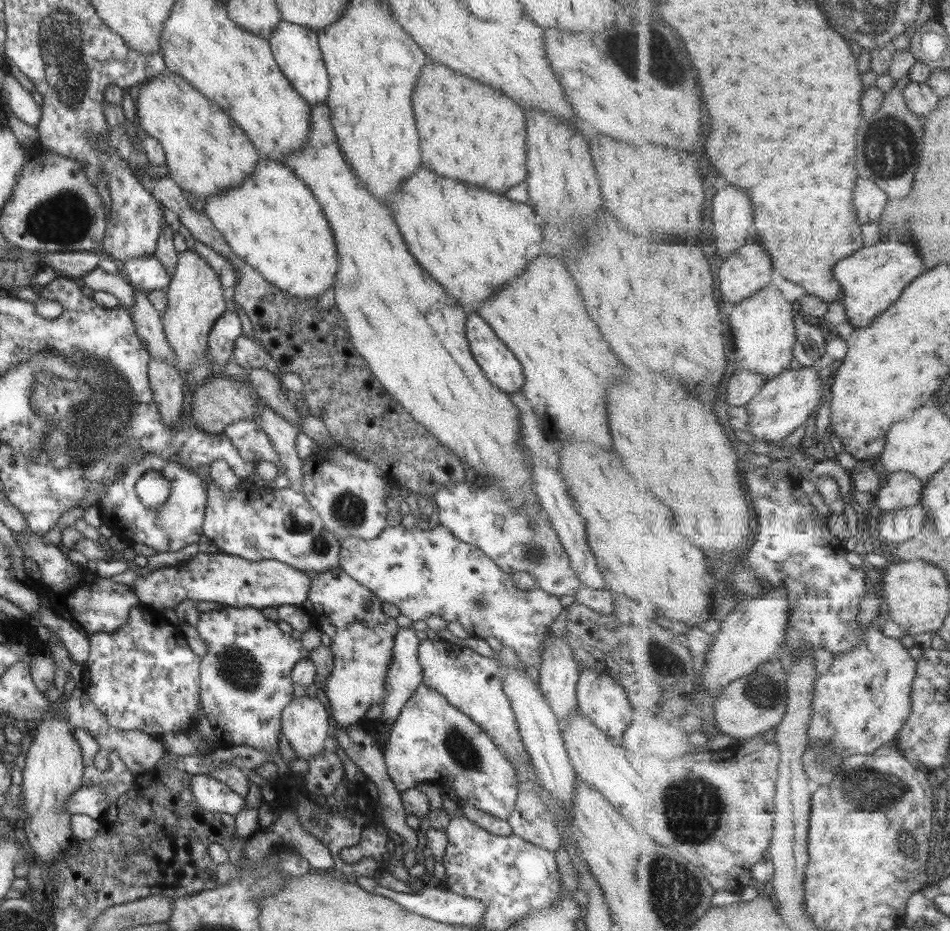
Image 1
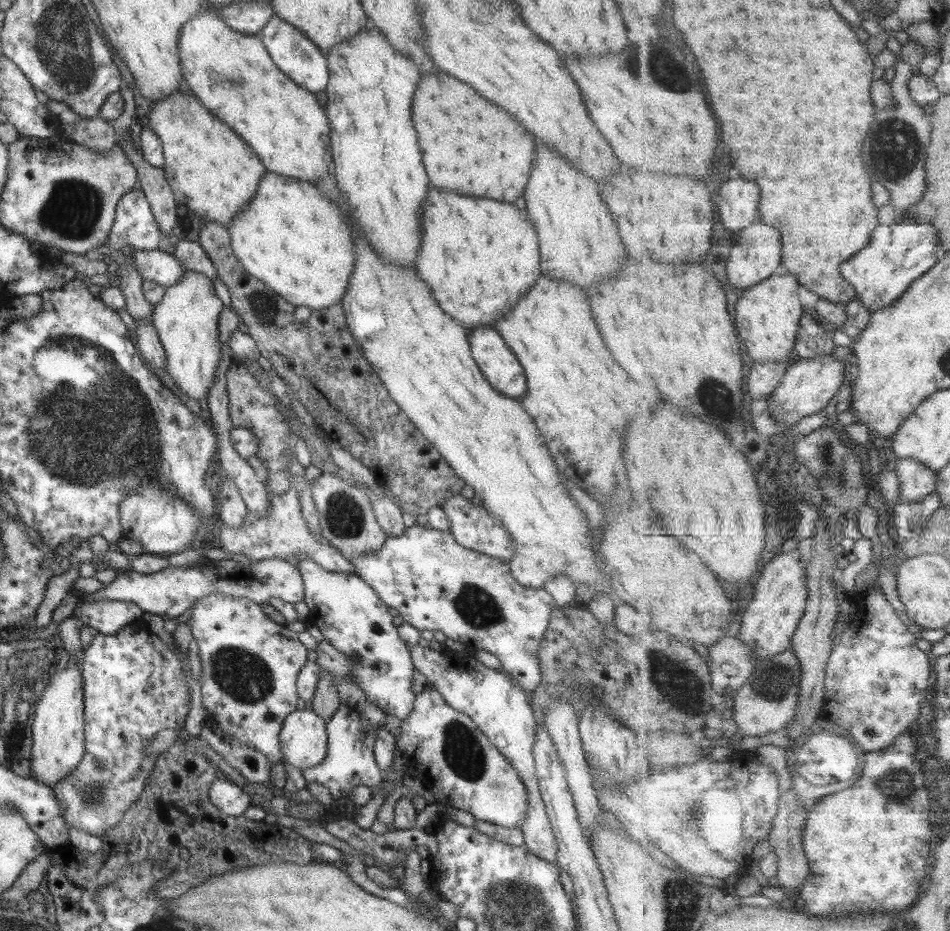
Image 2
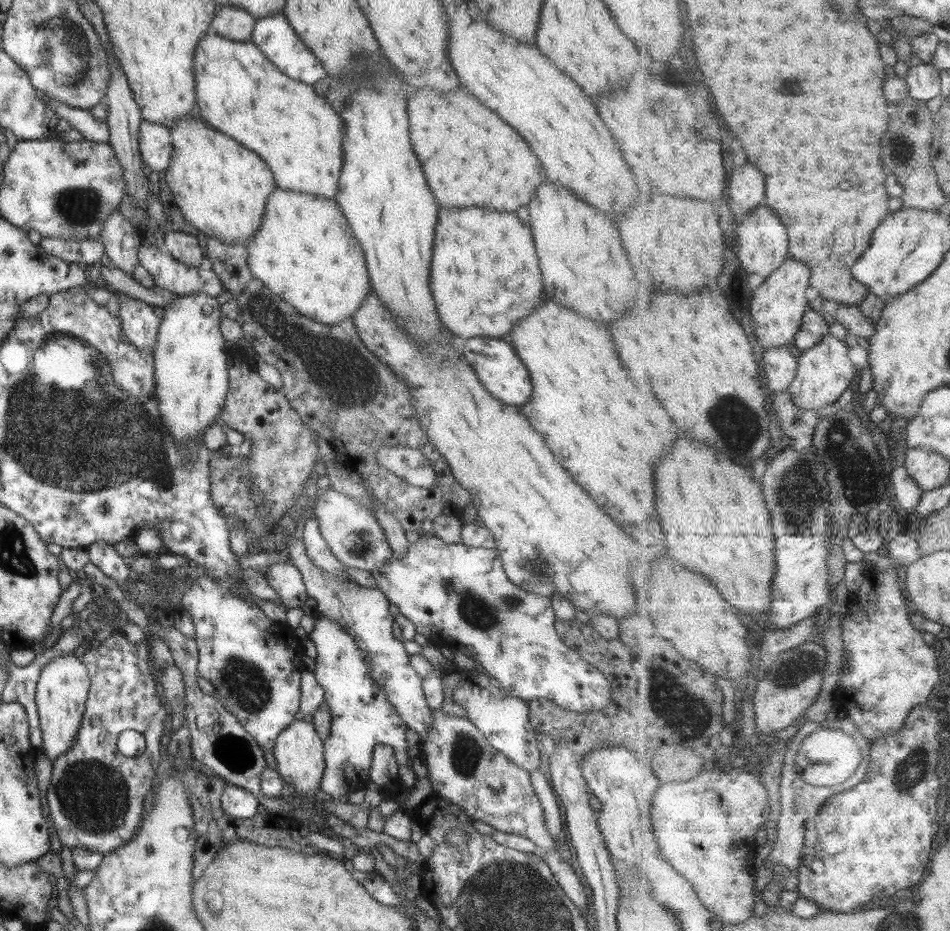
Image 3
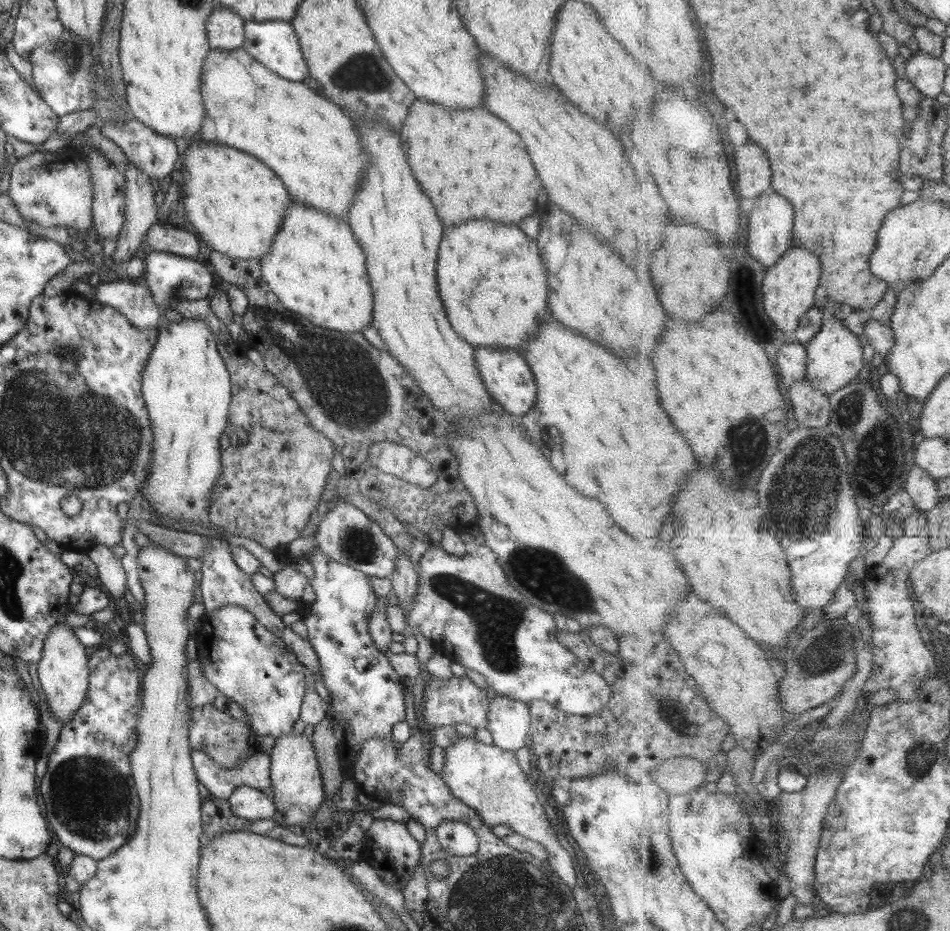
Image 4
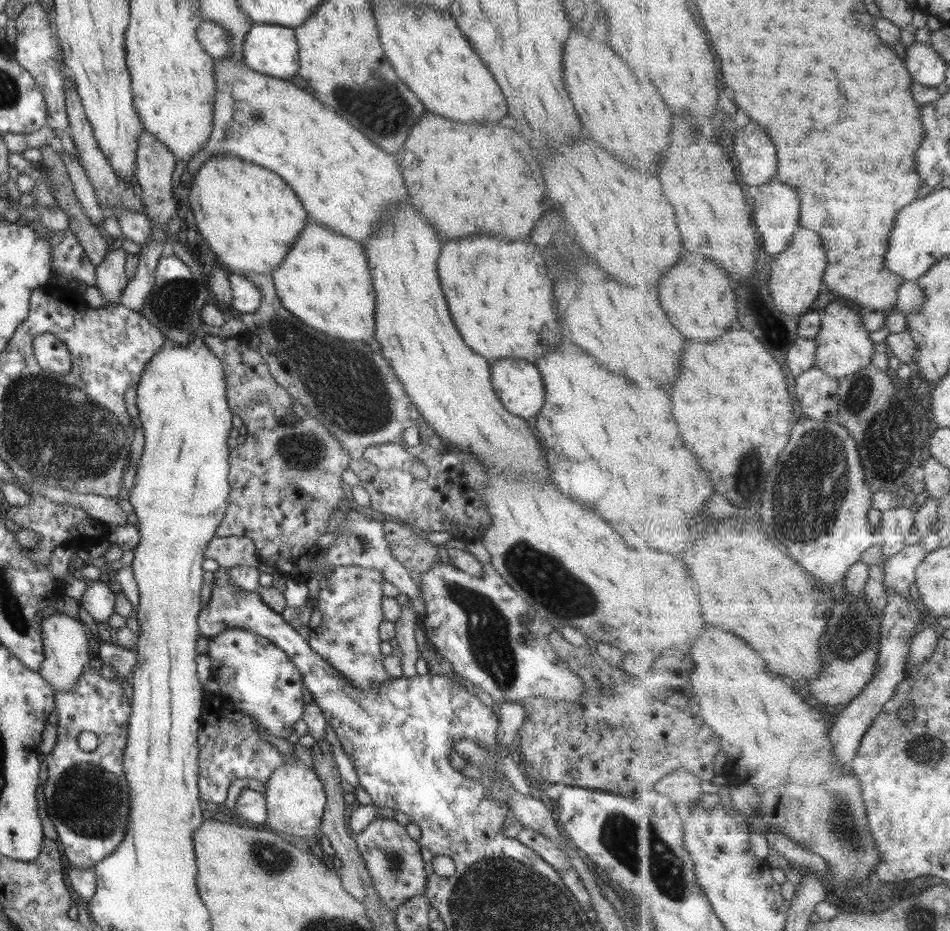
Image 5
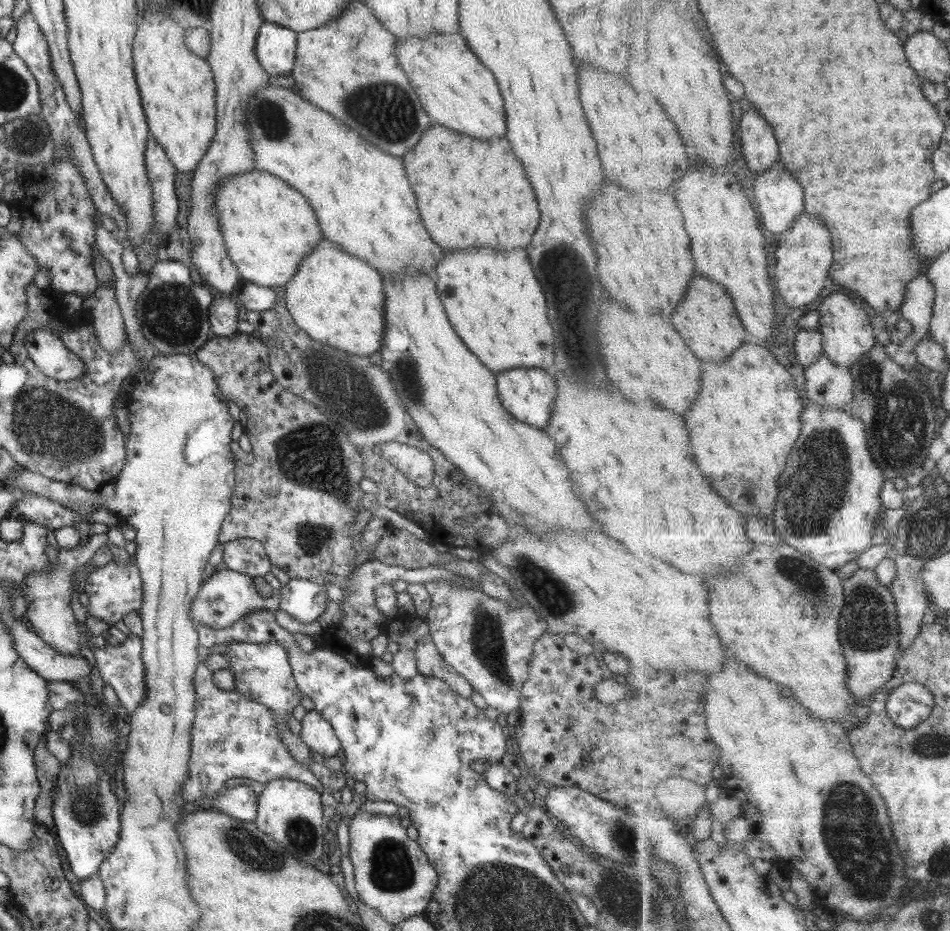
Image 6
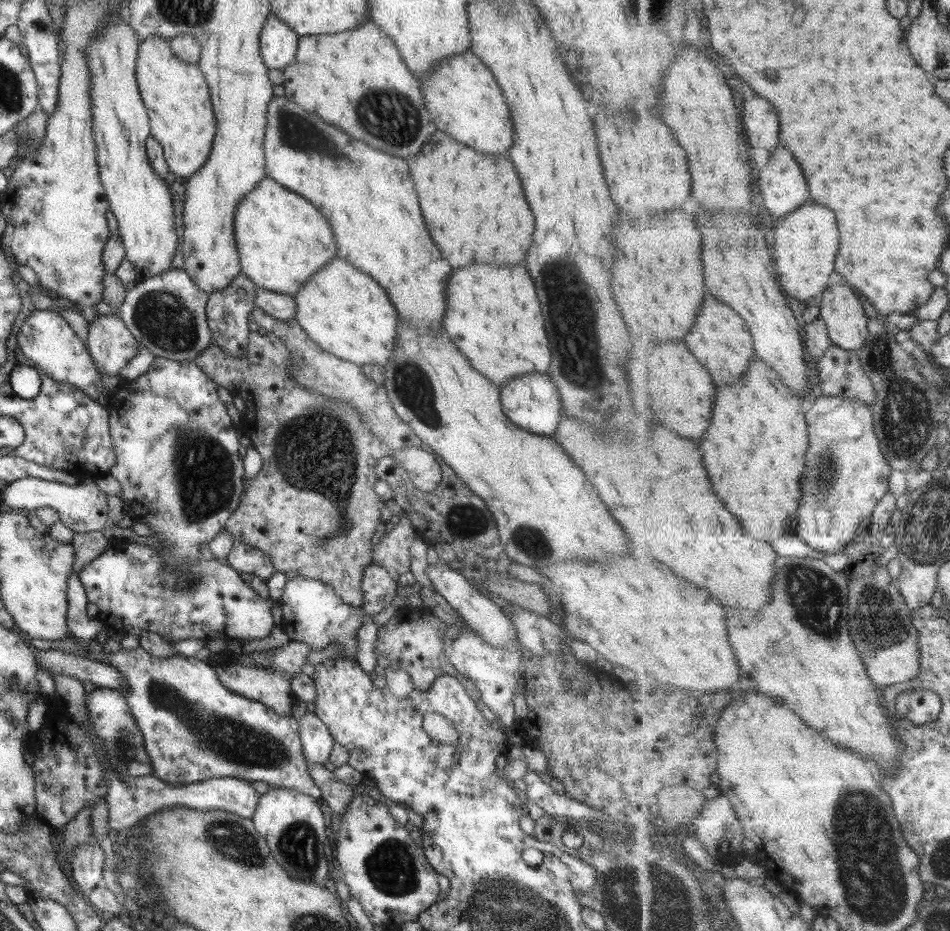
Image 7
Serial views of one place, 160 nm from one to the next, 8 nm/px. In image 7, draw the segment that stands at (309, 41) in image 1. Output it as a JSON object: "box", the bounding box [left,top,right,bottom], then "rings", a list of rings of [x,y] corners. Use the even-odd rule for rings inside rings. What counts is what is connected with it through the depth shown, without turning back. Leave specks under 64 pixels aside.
{"box":[258,14,298,70],"rings":[[[270,14],[258,38],[260,57],[267,69],[283,70],[293,60],[298,34],[282,20]]]}

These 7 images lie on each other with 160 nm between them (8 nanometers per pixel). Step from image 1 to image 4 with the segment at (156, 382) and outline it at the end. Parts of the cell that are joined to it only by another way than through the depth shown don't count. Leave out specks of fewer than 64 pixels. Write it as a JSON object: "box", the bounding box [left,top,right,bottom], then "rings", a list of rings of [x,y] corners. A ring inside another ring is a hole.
{"box":[95,280,162,330],"rings":[[[102,280],[96,286],[95,300],[113,307],[139,330],[154,330],[162,323],[160,308],[153,302],[145,283],[144,286],[140,285],[140,280]]]}

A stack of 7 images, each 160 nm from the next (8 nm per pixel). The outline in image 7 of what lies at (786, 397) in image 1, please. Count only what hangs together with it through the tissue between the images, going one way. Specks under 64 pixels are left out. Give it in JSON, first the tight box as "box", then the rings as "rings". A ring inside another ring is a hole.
{"box":[821,282,870,351],"rings":[[[847,282],[834,284],[822,296],[821,317],[828,326],[831,340],[845,350],[859,351],[868,341],[870,318],[865,315],[863,303],[853,288]]]}

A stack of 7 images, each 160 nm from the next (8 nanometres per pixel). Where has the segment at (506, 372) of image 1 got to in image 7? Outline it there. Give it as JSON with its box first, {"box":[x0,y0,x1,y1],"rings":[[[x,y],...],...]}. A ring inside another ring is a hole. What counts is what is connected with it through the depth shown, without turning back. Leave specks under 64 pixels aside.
{"box":[499,373,560,437],"rings":[[[527,373],[506,380],[499,388],[503,414],[525,432],[550,437],[560,419],[560,394],[547,374]]]}

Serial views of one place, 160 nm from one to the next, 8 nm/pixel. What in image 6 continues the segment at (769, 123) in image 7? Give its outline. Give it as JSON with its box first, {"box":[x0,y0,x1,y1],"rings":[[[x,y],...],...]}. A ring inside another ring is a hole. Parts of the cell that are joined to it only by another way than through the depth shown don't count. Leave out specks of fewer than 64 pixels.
{"box":[740,108,779,175],"rings":[[[753,108],[740,118],[742,154],[754,175],[779,162],[779,144],[773,126]]]}

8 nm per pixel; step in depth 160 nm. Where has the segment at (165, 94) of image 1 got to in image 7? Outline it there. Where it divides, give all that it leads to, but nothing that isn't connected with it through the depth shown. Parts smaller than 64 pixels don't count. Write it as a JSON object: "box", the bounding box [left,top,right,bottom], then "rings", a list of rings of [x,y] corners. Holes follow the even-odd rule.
{"box":[233,176,336,294],"rings":[[[267,176],[247,191],[239,200],[233,216],[233,238],[238,254],[240,272],[242,272],[255,287],[279,294],[295,294],[306,278],[318,271],[330,258],[336,256],[336,244],[325,218],[297,193],[287,190],[278,182]]]}

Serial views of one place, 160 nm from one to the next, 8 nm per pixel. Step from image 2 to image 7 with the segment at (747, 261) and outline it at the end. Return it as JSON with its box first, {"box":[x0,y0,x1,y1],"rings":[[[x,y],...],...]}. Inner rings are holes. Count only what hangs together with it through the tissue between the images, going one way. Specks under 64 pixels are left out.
{"box":[756,148,809,224],"rings":[[[777,148],[777,150],[772,150],[769,153],[766,164],[756,170],[757,185],[764,199],[764,206],[777,217],[778,224],[781,219],[797,211],[801,204],[805,204],[809,200],[809,186],[807,186],[803,170],[801,170],[799,162],[795,160],[793,152],[789,152],[787,148]]]}

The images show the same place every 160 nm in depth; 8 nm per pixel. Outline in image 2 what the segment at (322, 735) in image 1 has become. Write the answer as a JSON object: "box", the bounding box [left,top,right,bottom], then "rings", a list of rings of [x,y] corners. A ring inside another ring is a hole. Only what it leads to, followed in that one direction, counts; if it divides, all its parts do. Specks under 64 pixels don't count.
{"box":[278,709,326,769],"rings":[[[295,709],[285,715],[278,734],[282,763],[303,769],[322,762],[326,755],[326,722],[312,709]]]}

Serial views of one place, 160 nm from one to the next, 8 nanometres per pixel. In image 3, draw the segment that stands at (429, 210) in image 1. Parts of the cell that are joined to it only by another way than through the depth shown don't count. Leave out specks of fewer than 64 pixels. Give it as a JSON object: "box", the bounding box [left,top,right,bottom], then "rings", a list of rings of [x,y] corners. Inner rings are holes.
{"box":[428,206,543,339],"rings":[[[469,206],[461,210],[437,208],[428,285],[431,298],[435,302],[435,312],[449,332],[459,334],[461,338],[501,336],[506,339],[513,322],[517,322],[519,318],[529,314],[529,310],[541,304],[543,286],[531,236],[531,230],[515,214],[501,214],[483,206]]]}

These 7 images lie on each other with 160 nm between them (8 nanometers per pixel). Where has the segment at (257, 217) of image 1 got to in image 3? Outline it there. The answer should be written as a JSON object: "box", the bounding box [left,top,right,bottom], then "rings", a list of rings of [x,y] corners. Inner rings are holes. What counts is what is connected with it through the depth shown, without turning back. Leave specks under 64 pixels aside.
{"box":[246,187,370,324],"rings":[[[273,187],[267,195],[263,218],[246,246],[250,273],[273,294],[301,314],[321,324],[335,324],[351,317],[370,289],[364,254],[334,198]]]}

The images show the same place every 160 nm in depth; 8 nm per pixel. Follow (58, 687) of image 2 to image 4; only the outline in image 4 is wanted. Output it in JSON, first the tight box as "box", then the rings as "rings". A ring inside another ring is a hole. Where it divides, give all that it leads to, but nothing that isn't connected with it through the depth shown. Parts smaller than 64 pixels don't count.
{"box":[37,624,88,726],"rings":[[[56,624],[45,637],[41,658],[37,662],[37,680],[45,694],[49,714],[63,726],[69,722],[86,698],[88,688],[88,658],[85,647],[73,635],[73,628]]]}

